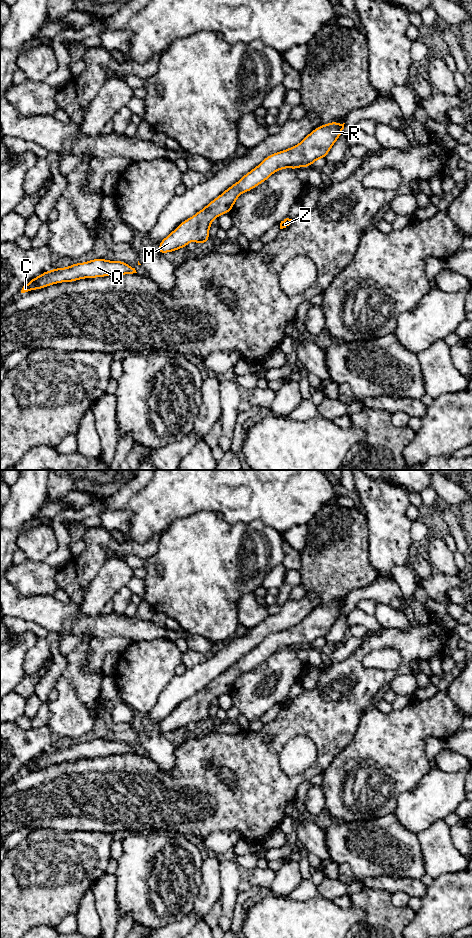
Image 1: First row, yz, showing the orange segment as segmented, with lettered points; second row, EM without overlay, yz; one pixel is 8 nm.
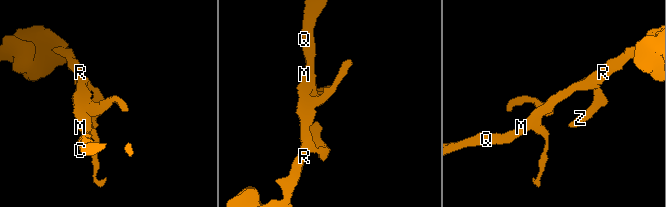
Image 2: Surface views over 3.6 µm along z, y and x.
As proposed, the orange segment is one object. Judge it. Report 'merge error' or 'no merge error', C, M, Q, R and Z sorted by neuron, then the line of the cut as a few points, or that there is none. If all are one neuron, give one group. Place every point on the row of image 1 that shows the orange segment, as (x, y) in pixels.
no merge error; C M Q R Z; no cut

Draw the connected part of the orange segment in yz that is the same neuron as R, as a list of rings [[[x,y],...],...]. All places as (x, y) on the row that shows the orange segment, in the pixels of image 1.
[[[330,122],[321,125],[308,134],[299,144],[273,153],[258,166],[245,174],[220,196],[212,200],[202,210],[183,221],[159,245],[161,254],[186,247],[191,241],[197,244],[208,242],[212,221],[224,213],[230,213],[237,198],[266,181],[273,173],[284,168],[309,167],[316,160],[325,158],[331,147],[342,134],[344,124]]]

